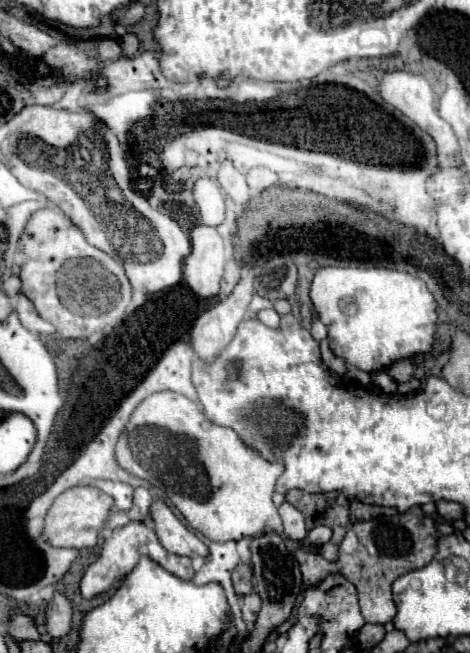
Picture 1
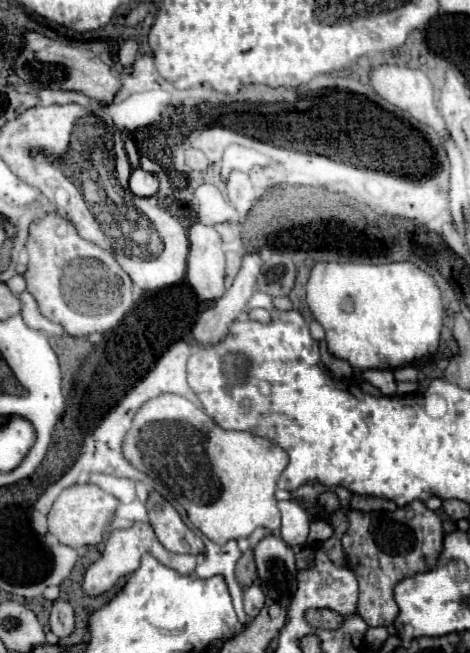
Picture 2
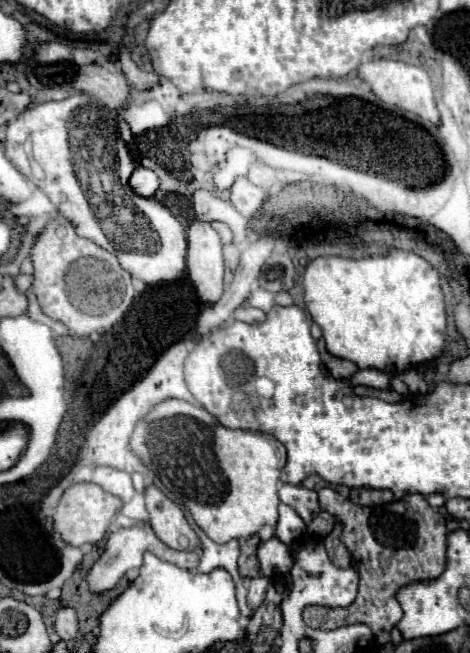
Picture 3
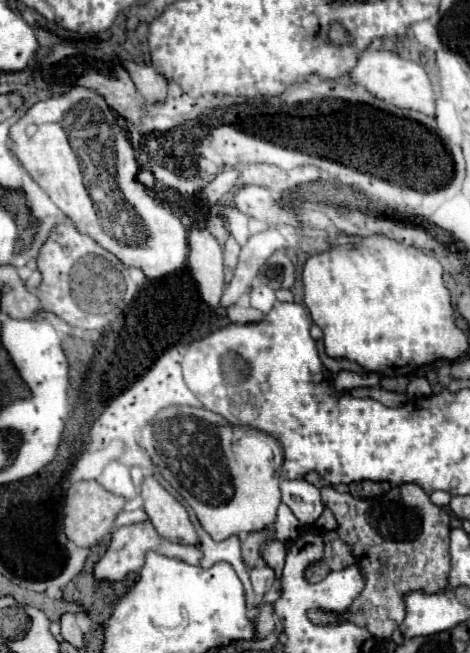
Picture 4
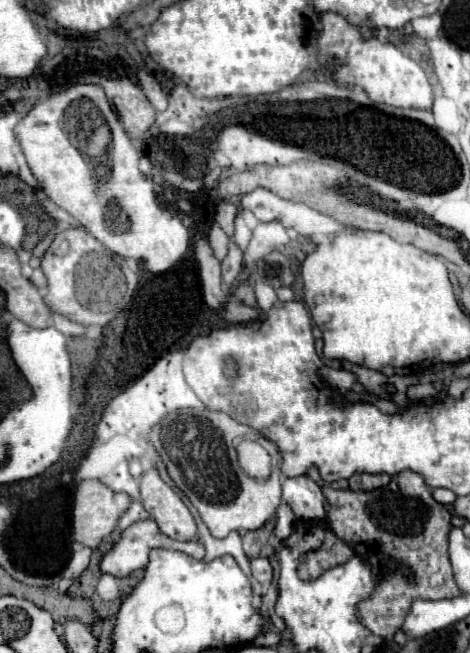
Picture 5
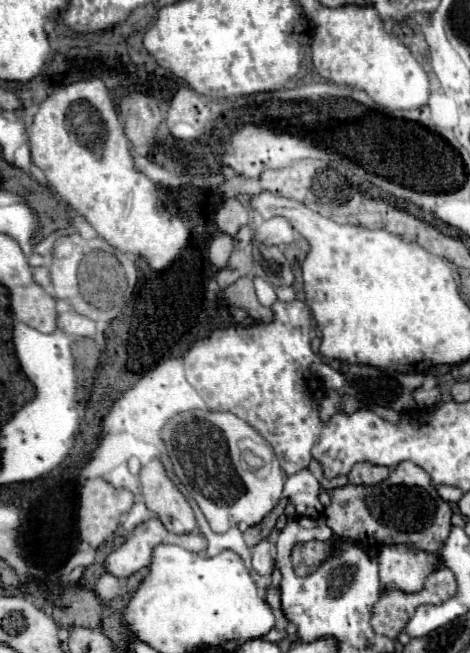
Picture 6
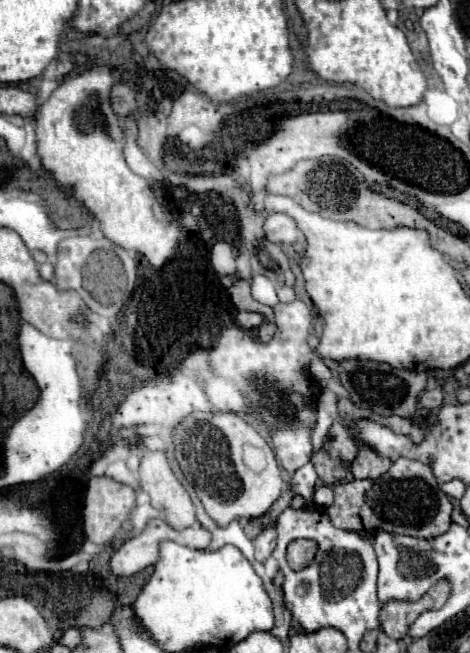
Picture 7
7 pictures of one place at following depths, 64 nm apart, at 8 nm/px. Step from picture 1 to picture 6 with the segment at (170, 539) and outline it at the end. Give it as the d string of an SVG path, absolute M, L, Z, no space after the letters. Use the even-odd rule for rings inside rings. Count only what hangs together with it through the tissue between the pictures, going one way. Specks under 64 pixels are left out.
M152 458L146 466L142 466L140 482L146 506L158 514L160 522L170 532L184 534L196 528L196 518L188 500L168 478L160 458Z

